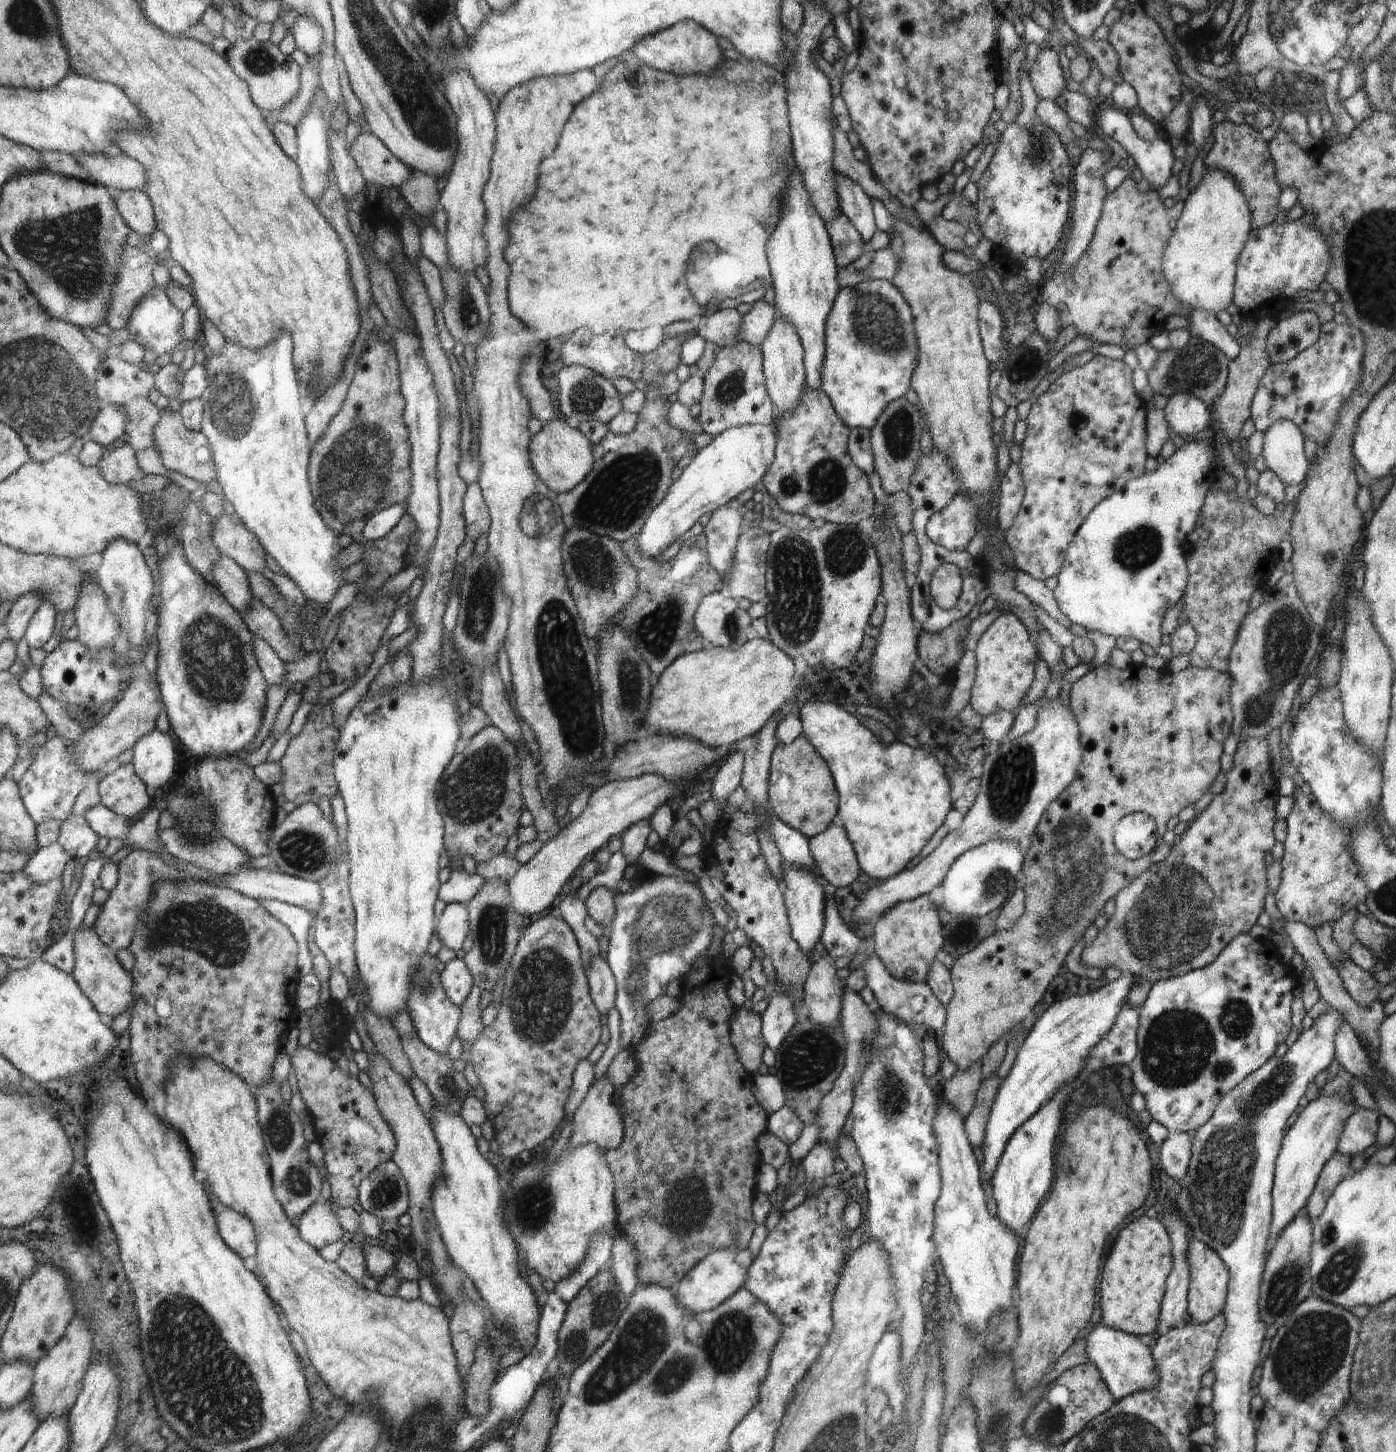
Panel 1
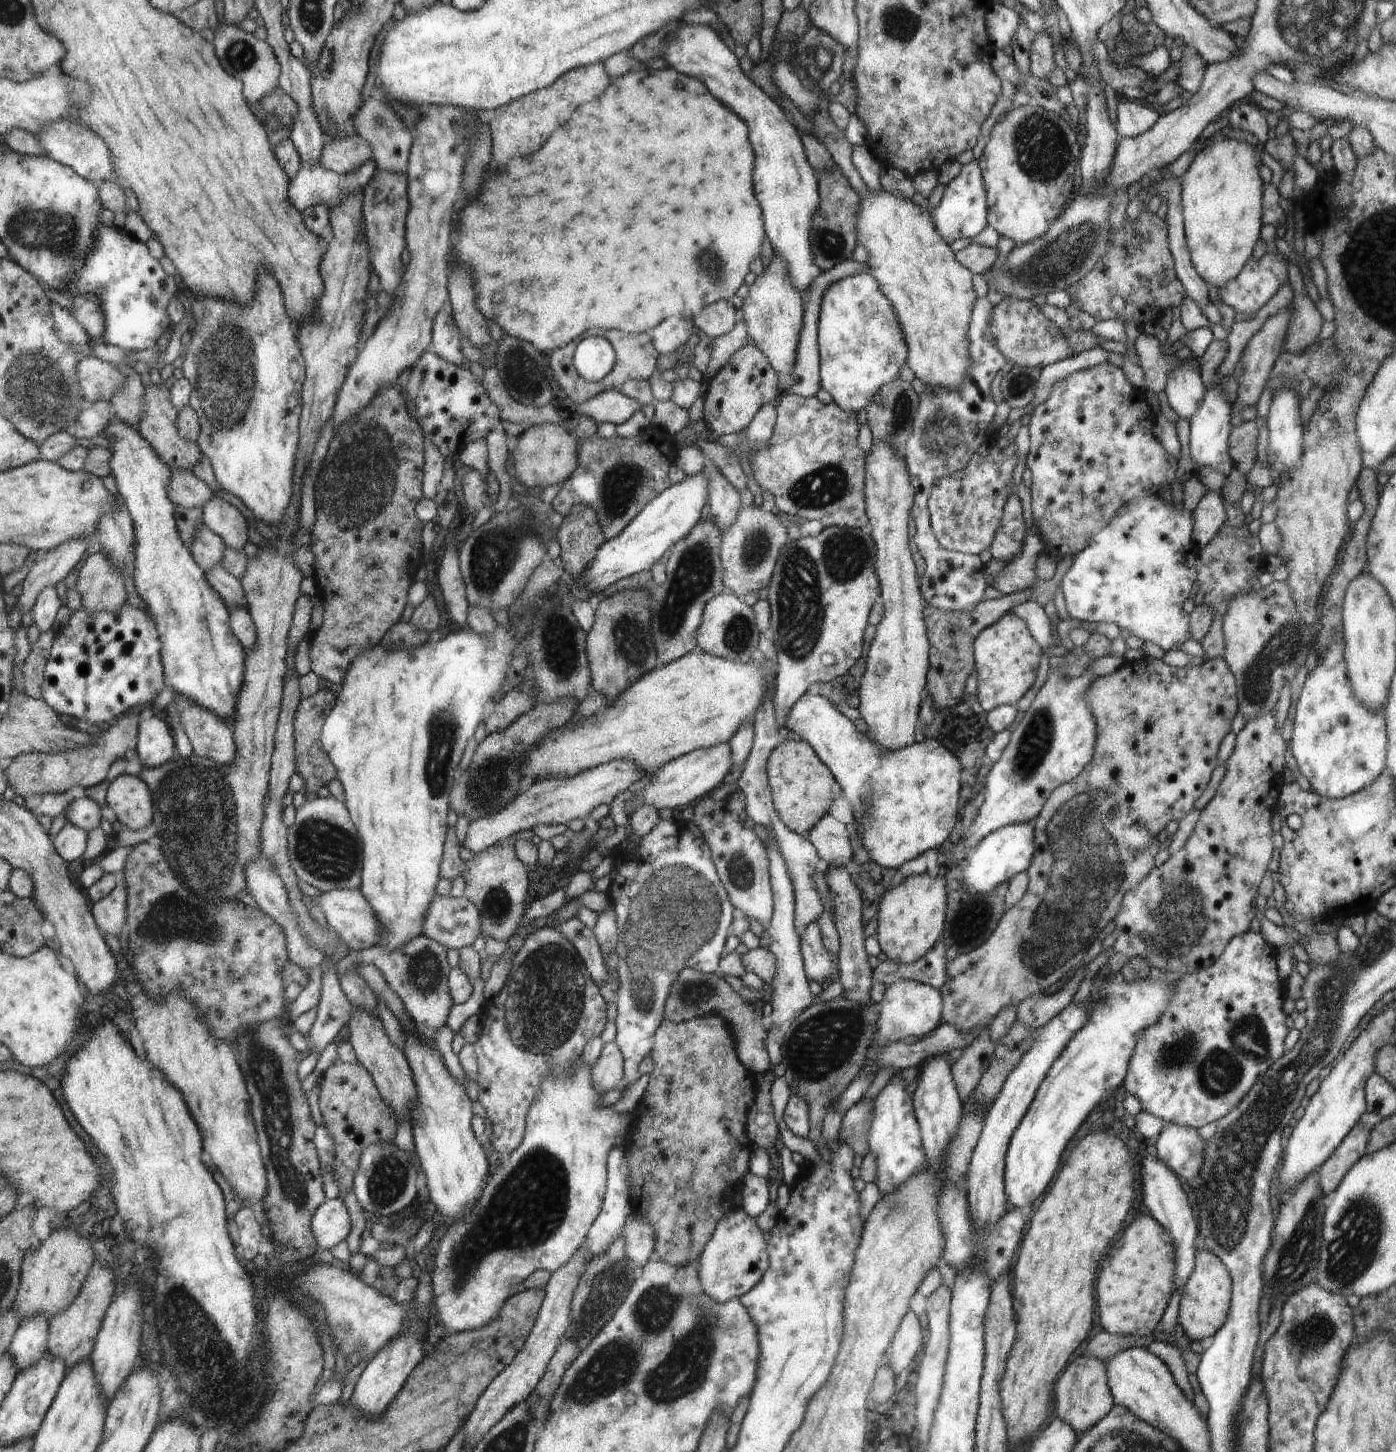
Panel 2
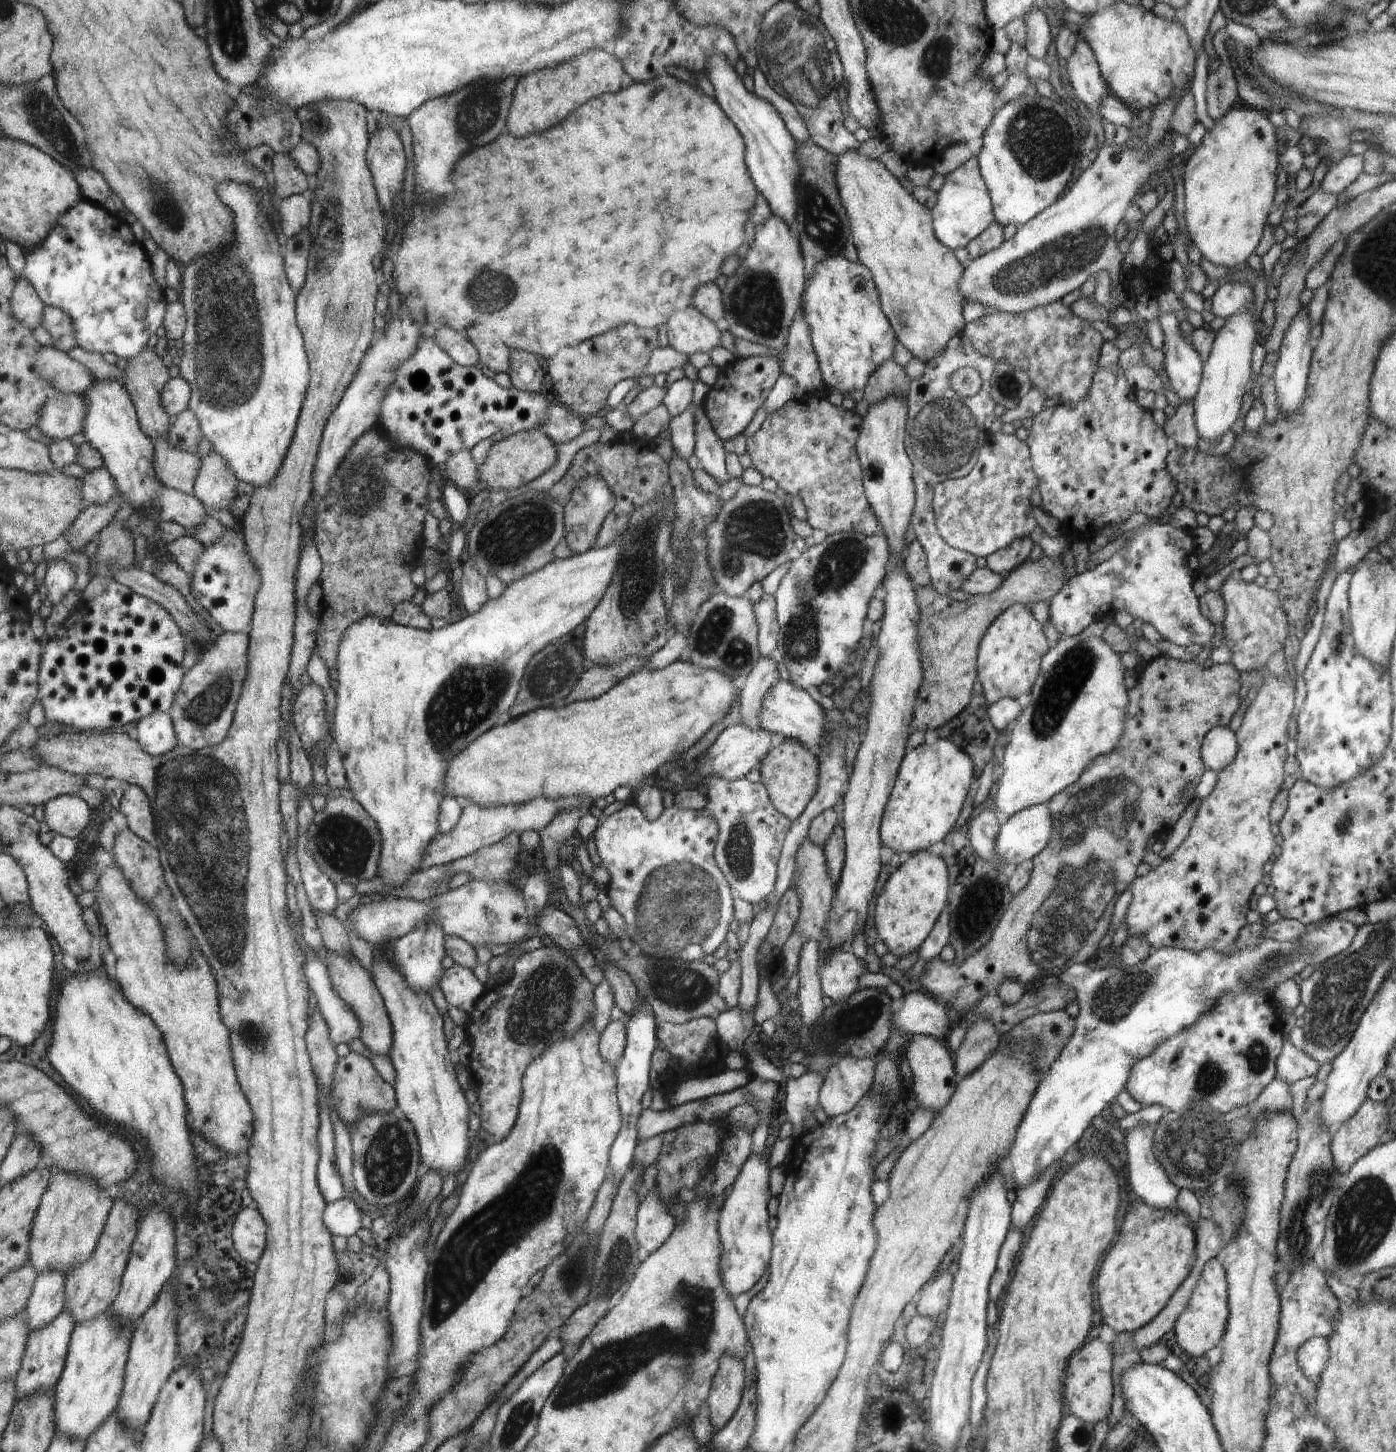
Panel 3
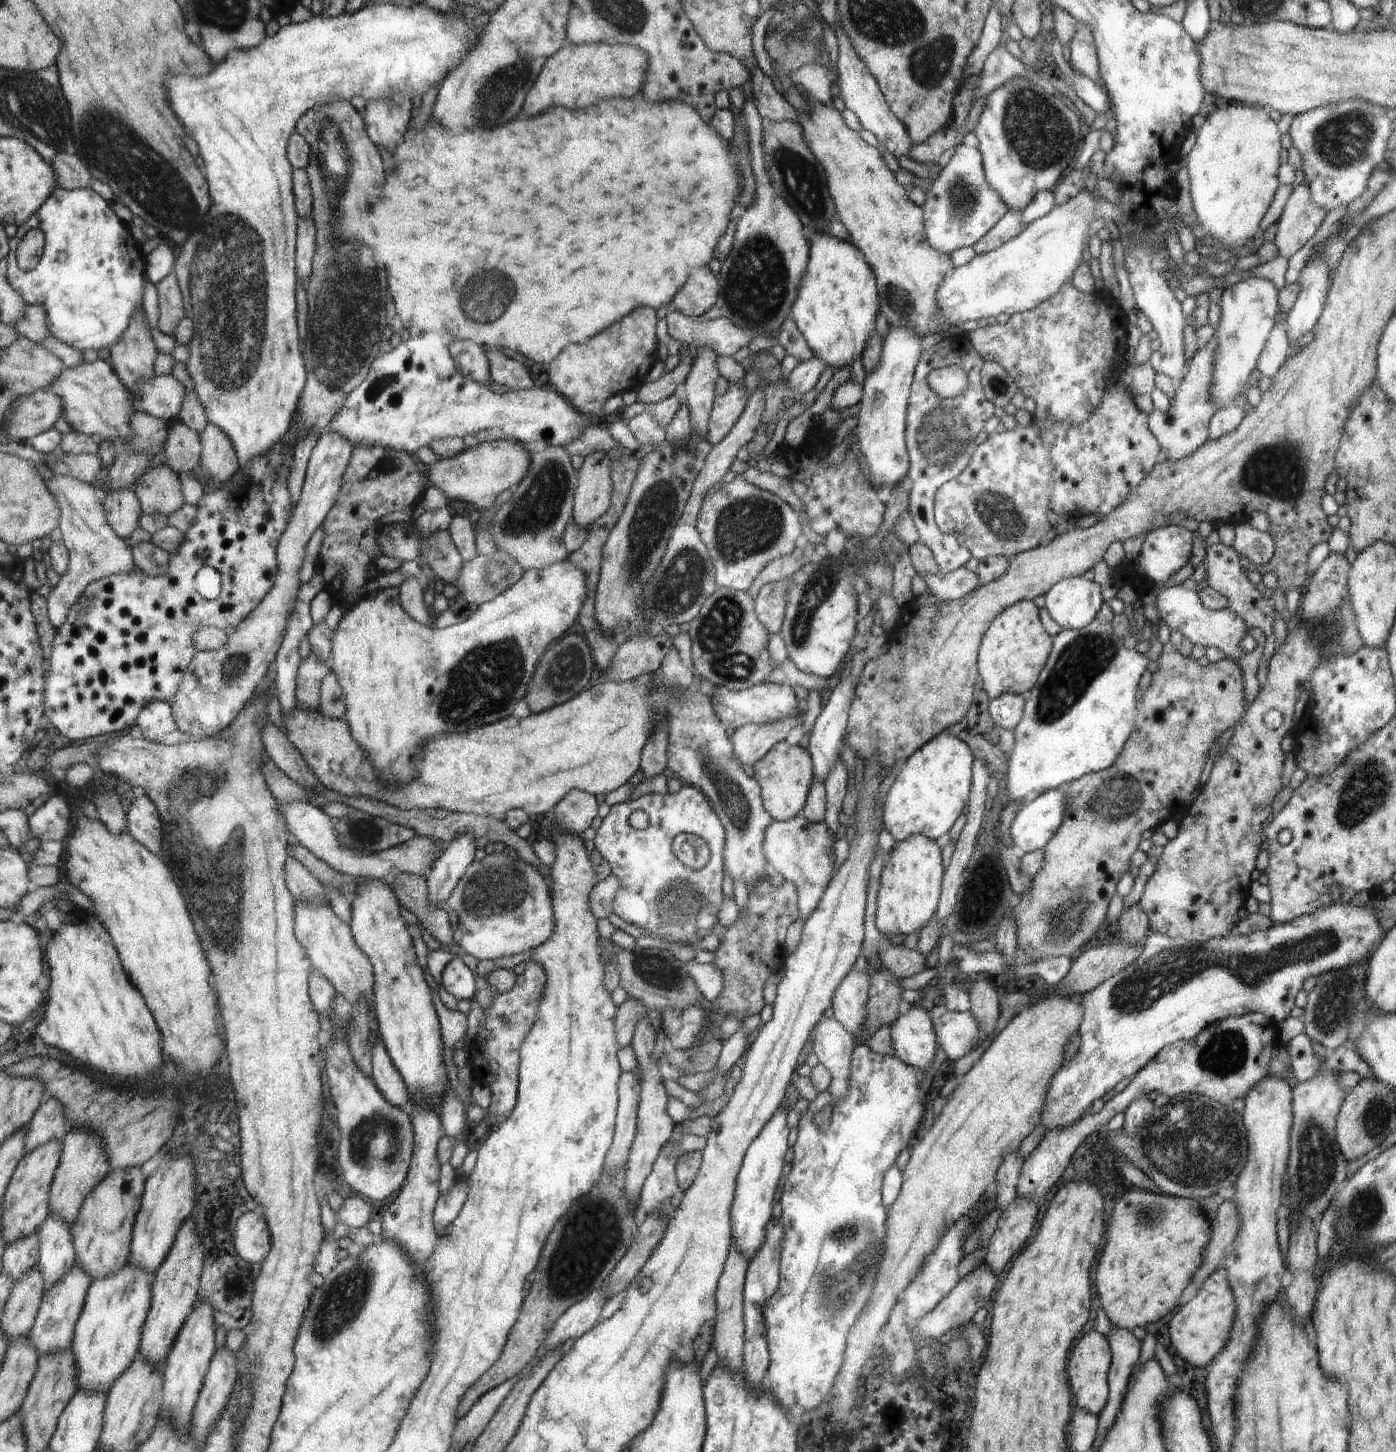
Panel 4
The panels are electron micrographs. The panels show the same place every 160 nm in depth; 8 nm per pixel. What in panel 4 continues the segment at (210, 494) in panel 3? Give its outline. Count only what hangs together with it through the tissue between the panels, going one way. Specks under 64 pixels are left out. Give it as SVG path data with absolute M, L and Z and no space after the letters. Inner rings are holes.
M208 422L201 433L201 439L204 447L202 465L211 474L213 481L227 481L233 472L238 470L240 464L230 437L215 424Z

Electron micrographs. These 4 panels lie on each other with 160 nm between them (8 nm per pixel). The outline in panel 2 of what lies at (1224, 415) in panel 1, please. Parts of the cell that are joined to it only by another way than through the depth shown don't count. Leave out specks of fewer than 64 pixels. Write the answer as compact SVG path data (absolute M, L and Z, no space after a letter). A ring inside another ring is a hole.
M1286 308L1286 310L1270 316L1259 332L1256 332L1254 337L1246 342L1243 354L1241 355L1242 358L1240 358L1244 365L1244 371L1238 379L1240 383L1238 383L1238 394L1235 401L1238 402L1242 409L1256 405L1261 398L1266 382L1270 377L1270 372L1278 356L1283 352L1286 328L1290 326L1290 314L1292 314L1292 309Z

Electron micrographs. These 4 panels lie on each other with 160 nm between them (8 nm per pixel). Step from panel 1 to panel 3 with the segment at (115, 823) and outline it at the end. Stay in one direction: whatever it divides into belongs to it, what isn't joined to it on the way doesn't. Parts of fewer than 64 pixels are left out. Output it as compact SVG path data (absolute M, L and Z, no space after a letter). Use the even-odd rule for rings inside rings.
M77 794L53 798L45 808L44 825L54 836L78 839L92 822L92 807Z

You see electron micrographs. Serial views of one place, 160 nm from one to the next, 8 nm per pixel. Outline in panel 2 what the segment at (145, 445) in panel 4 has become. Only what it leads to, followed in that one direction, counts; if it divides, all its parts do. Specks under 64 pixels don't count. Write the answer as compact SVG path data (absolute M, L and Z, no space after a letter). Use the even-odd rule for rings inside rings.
M188 467L173 469L173 477L169 482L169 493L177 505L188 508L203 508L213 495L210 486Z

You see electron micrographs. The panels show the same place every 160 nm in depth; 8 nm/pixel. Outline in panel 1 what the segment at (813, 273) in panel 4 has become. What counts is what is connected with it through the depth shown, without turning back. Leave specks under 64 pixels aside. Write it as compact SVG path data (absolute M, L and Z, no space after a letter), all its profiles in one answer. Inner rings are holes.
M889 280L860 281L851 287L840 288L832 311L825 322L825 360L821 370L821 388L833 403L838 416L851 429L870 430L885 406L904 396L910 388L912 373L917 363L917 342L913 318L908 303Z

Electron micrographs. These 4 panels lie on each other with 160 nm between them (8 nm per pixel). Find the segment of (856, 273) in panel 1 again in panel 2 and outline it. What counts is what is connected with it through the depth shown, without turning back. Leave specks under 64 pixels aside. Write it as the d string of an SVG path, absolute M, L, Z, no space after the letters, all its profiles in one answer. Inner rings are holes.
M848 259L829 268L828 270L821 271L817 276L814 283L810 283L809 287L804 291L804 324L798 337L798 346L796 347L796 360L791 370L792 385L789 386L789 391L795 395L810 398L816 397L816 393L821 388L821 376L819 374L819 348L817 345L817 322L819 313L817 308L820 307L824 291L834 282L841 278L852 276L853 274L865 272L866 264L860 264Z

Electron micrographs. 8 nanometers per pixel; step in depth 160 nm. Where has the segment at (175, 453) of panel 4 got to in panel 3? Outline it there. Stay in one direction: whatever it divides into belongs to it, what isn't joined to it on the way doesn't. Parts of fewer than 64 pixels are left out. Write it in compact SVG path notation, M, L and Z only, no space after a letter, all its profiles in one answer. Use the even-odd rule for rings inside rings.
M191 408L183 412L169 432L169 441L178 448L196 454L203 436L203 424L199 416Z

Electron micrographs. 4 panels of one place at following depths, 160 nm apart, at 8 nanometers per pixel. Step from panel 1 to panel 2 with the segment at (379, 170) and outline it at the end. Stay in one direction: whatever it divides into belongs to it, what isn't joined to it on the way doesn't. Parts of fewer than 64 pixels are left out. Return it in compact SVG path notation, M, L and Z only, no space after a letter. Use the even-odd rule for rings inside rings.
M356 134L346 139L332 139L324 142L319 166L336 174L356 172L368 159L373 158L373 150L368 141Z

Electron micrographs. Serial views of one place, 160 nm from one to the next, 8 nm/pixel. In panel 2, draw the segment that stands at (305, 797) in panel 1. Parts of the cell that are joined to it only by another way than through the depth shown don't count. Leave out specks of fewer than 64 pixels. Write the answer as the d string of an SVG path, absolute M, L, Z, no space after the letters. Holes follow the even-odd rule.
M321 686L320 690L313 696L304 697L297 708L294 719L294 736L295 736L295 761L297 772L302 775L306 781L308 795L316 796L318 789L322 786L328 786L332 780L337 778L338 772L333 761L330 760L320 742L322 730L326 718L332 714L333 707L336 706L336 695L330 689Z

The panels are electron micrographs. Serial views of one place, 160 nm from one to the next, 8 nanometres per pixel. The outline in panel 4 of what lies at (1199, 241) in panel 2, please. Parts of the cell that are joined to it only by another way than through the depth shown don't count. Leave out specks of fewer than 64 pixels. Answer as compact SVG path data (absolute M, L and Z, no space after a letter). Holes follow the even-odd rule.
M1222 102L1208 114L1202 127L1195 130L1196 143L1186 157L1193 212L1198 218L1200 235L1210 235L1219 240L1226 248L1226 254L1242 253L1242 246L1259 230L1259 224L1274 193L1279 187L1280 151L1282 150L1277 122L1272 120L1268 109L1246 106L1236 102Z

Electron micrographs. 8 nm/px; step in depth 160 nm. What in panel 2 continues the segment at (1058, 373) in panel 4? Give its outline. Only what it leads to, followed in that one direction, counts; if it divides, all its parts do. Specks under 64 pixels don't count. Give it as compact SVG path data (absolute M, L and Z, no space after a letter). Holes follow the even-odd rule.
M1004 298L998 306L994 306L993 319L990 320L990 332L986 334L992 340L1002 356L1011 365L1025 365L1042 368L1058 361L1072 357L1072 348L1060 330L1031 300L1014 300Z

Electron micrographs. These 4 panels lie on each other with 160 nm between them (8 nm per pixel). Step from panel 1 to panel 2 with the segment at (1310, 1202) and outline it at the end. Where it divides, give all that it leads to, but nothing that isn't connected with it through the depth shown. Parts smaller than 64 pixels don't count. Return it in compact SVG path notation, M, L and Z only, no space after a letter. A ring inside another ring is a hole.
M1356 1123L1334 1149L1334 1153L1318 1168L1318 1180L1327 1197L1336 1190L1352 1165L1366 1154L1370 1133L1366 1127Z

